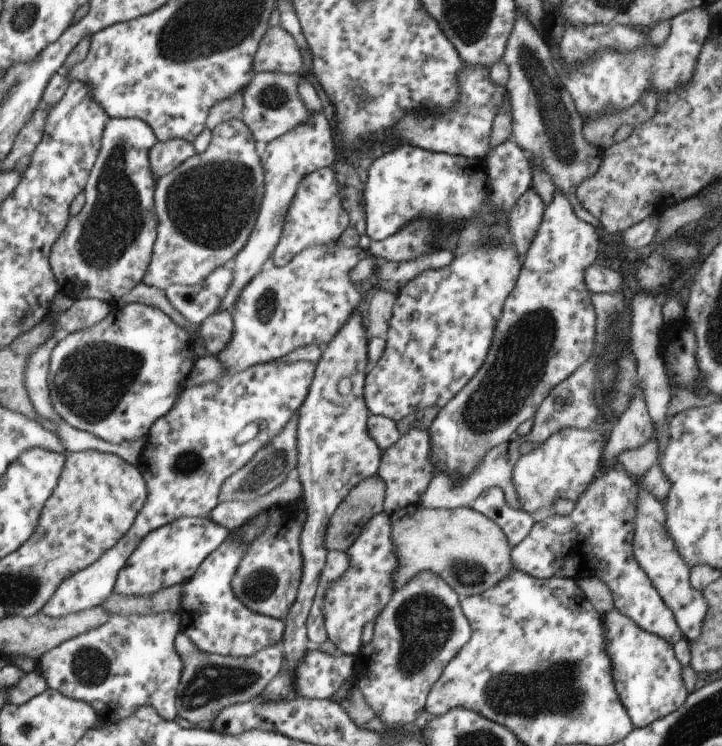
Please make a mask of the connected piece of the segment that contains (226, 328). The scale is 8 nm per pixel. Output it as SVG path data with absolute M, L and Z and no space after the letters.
M216 311L200 324L200 334L207 354L224 352L233 335L233 320L229 311Z

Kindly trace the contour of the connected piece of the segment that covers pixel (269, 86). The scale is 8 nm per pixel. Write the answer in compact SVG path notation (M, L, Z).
M262 71L254 74L250 84L243 90L241 120L252 131L258 142L267 142L286 134L297 124L307 121L309 112L299 99L297 86L301 74L281 73L280 71Z

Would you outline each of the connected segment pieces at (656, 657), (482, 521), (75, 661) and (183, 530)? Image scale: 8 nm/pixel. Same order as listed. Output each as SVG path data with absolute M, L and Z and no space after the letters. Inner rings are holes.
M612 607L602 617L601 626L606 654L612 663L616 692L634 729L644 728L678 710L689 693L682 681L682 665L675 657L673 644L640 628L616 607Z
M414 503L393 512L390 515L390 522L393 524L392 538L399 560L397 571L393 576L394 585L398 589L408 584L419 572L426 571L442 577L458 594L461 601L463 598L473 597L493 587L512 569L511 546L506 535L492 519L474 507L428 508Z
M170 611L129 617L112 615L101 627L83 632L54 647L52 651L45 652L38 659L37 670L46 677L50 689L88 703L97 711L102 722L118 722L131 717L142 707L149 706L155 708L163 719L174 721L177 718L176 690L183 664L173 644L182 625L180 616Z
M181 516L150 531L118 572L114 592L119 595L149 595L190 580L204 559L227 538L229 530L210 517Z

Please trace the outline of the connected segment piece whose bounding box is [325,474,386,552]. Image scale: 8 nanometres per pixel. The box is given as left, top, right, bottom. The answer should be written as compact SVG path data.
M376 474L360 481L335 508L325 534L326 550L346 552L365 524L383 511L386 485Z

